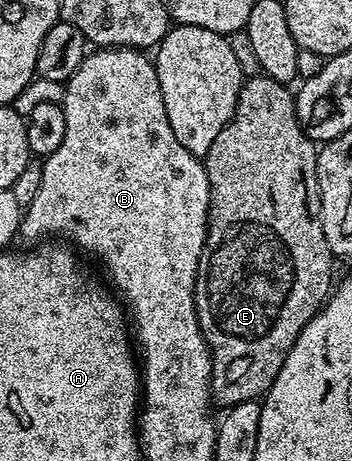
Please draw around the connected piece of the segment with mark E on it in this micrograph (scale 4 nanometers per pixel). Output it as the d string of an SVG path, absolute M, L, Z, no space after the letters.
M266 75L248 77L243 82L235 114L231 122L217 135L213 147L209 147L205 158L209 175L209 215L207 216L207 238L203 254L199 257L199 270L195 276L195 314L199 320L199 330L211 353L211 396L216 406L230 407L242 401L254 401L262 398L273 387L273 379L277 379L277 371L281 371L281 363L285 363L285 355L297 343L297 335L313 319L315 314L327 304L333 292L331 281L331 264L333 258L329 251L329 243L325 243L325 231L321 227L321 199L317 183L317 152L316 142L307 137L298 121L296 94L284 82Z

